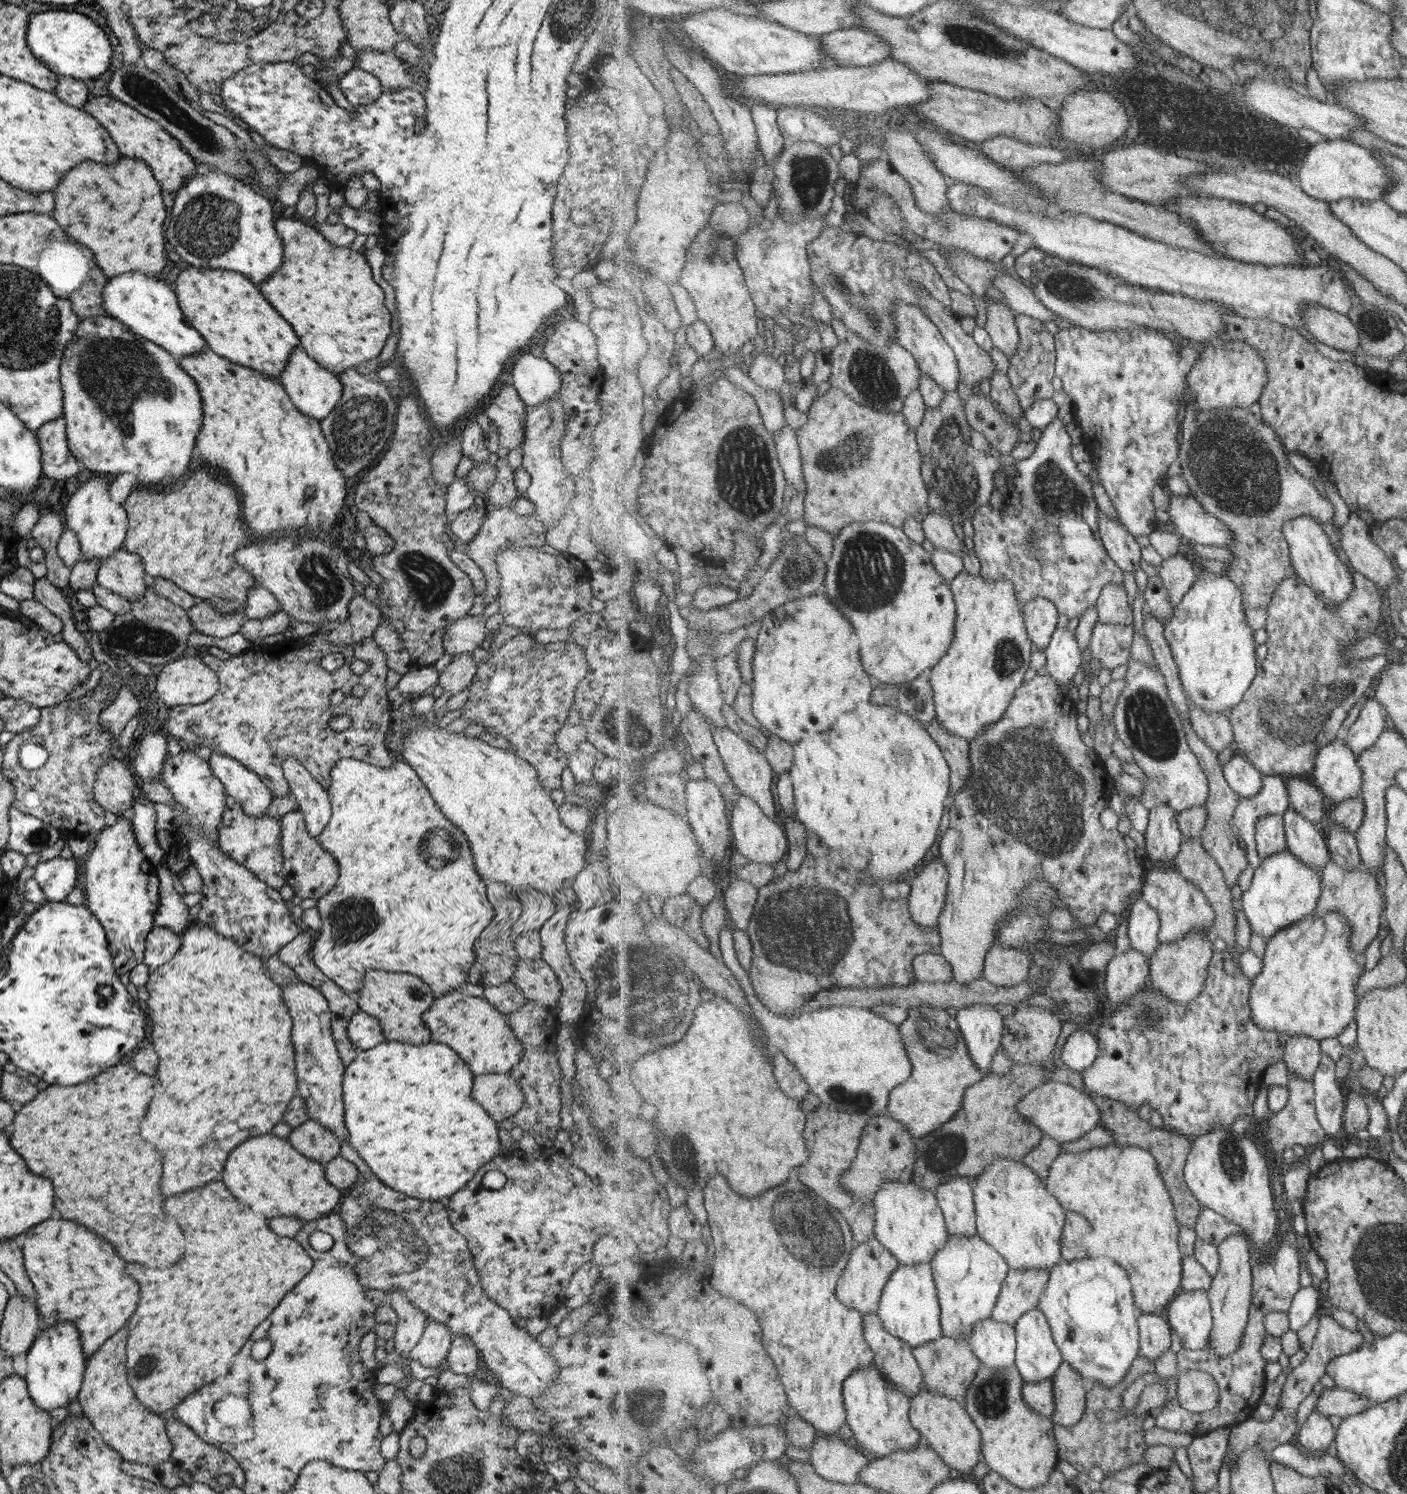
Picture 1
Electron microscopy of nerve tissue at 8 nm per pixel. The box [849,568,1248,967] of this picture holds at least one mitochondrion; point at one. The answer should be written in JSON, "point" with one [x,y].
{"point":[1031,803]}

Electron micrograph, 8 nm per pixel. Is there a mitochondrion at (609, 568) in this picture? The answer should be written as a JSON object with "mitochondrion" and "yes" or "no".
{"mitochondrion":"no"}

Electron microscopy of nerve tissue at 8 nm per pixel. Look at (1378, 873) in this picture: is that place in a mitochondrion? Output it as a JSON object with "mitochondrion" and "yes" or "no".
{"mitochondrion":"no"}

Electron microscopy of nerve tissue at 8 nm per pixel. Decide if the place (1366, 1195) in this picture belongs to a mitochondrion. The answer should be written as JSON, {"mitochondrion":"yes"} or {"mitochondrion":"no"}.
{"mitochondrion":"no"}

